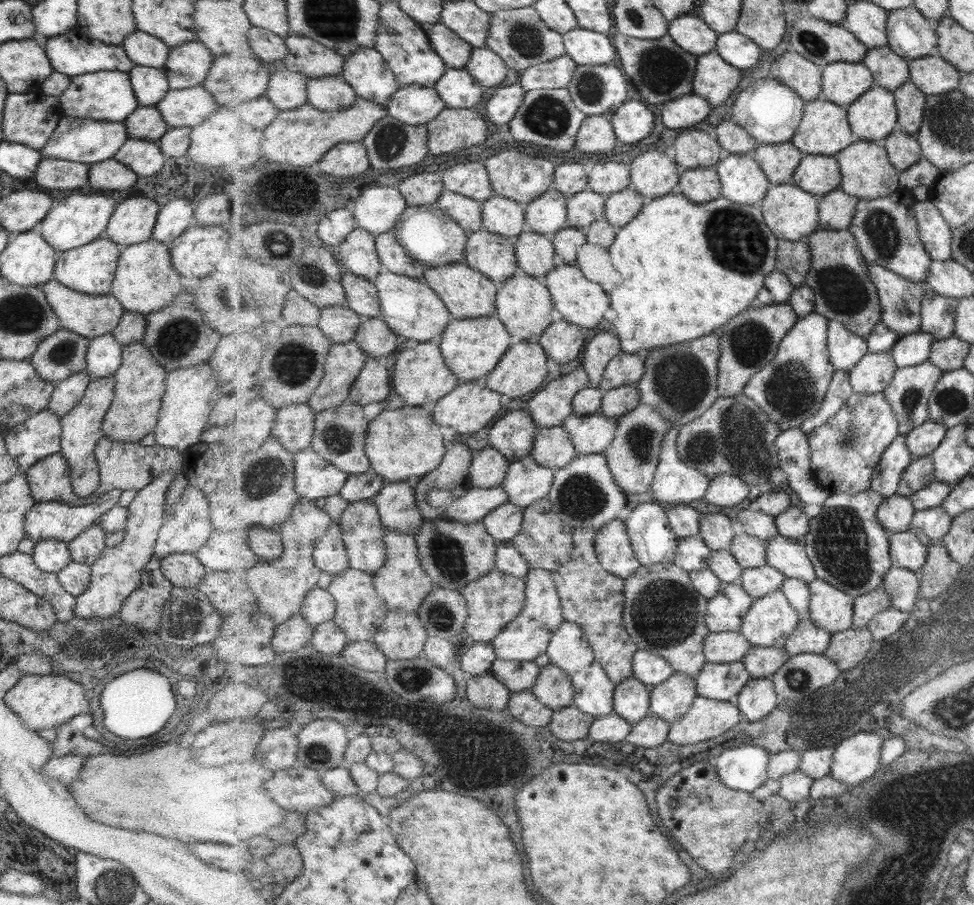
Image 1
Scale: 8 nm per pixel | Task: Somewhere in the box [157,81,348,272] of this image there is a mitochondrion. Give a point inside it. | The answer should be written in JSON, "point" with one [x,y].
{"point":[279,244]}

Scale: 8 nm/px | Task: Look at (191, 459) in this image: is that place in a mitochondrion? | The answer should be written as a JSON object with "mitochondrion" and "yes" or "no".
{"mitochondrion":"no"}

